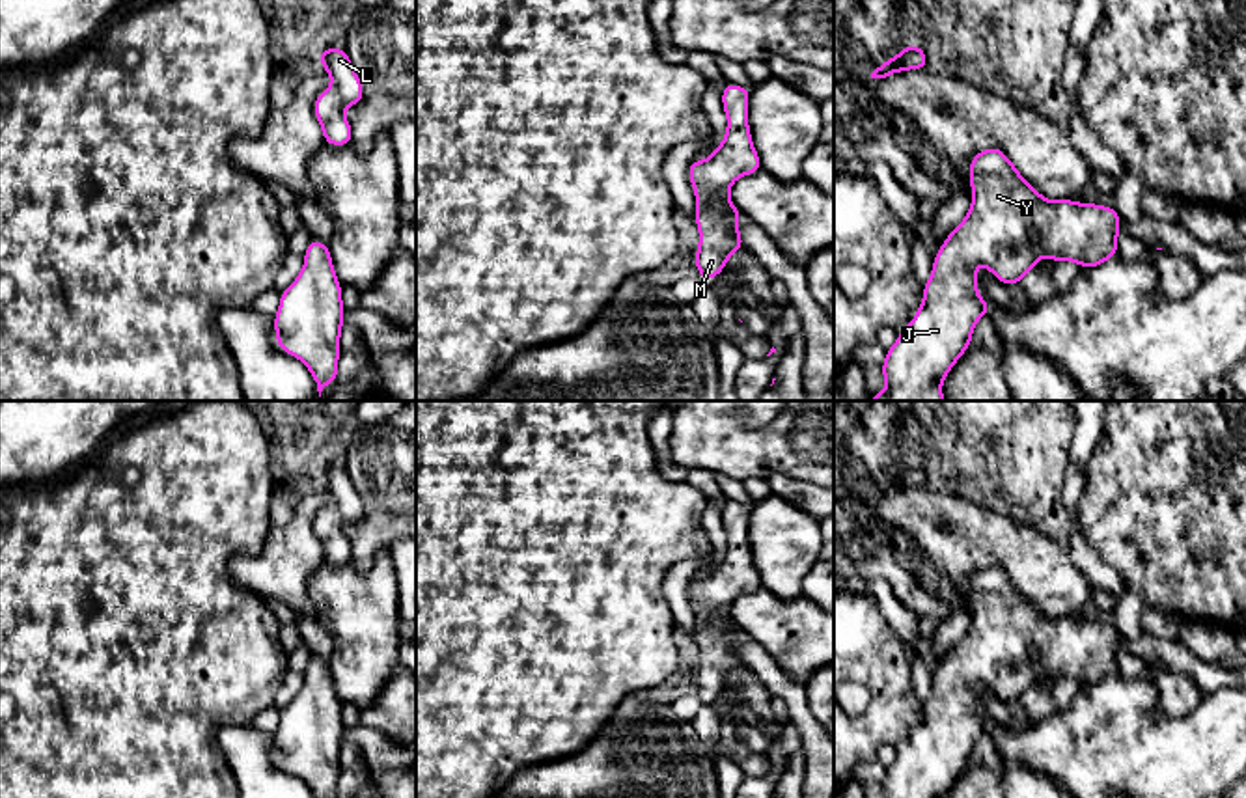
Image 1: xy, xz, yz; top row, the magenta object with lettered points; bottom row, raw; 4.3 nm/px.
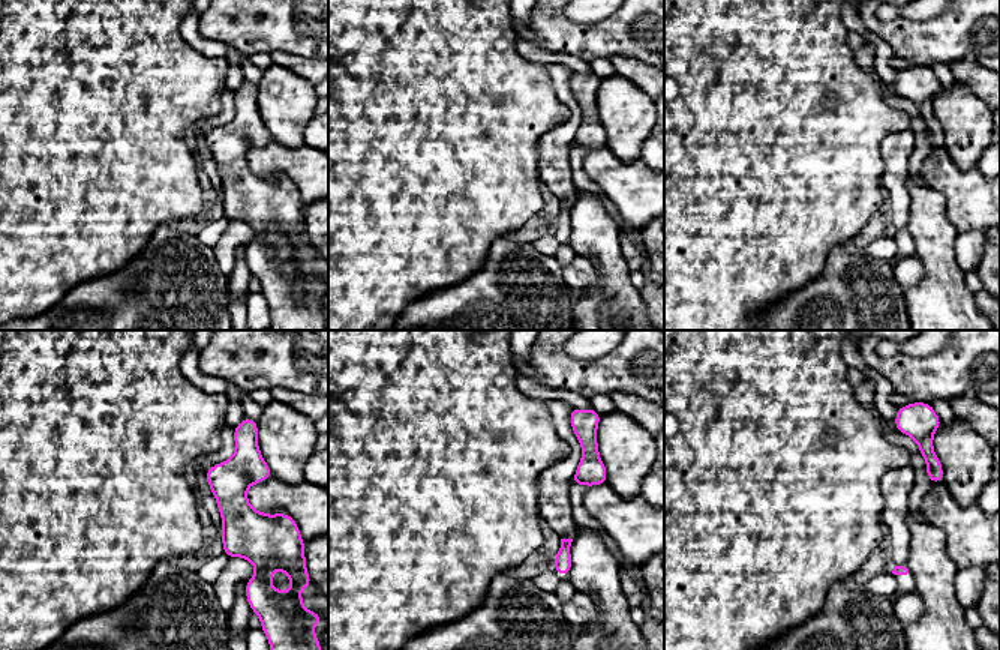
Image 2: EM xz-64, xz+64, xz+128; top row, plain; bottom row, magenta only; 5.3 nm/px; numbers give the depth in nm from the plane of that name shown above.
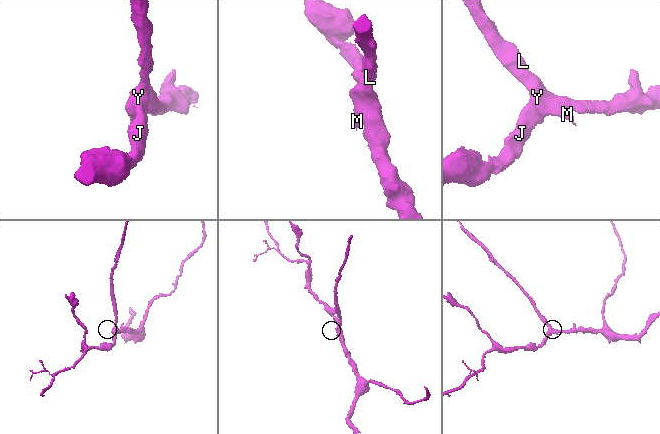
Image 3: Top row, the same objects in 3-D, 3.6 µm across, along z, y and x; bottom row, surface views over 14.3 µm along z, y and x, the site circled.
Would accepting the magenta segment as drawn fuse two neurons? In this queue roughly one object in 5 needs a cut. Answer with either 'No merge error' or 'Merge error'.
No merge error

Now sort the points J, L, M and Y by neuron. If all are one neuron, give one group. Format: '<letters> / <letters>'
J L M Y

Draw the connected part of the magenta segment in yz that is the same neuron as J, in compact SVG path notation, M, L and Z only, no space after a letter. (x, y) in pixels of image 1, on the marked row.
M1004 149L974 153L968 181L972 207L933 259L933 274L923 285L918 315L886 351L880 367L886 388L869 401L944 401L942 380L972 345L977 321L990 311L989 302L976 293L976 285L983 283L974 272L976 265L985 265L1000 283L1017 285L1039 257L1074 261L1082 268L1093 268L1117 255L1121 214L1115 209L1073 200L1046 200L1028 185Z

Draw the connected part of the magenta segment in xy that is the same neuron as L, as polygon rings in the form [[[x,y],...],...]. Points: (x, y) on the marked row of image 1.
[[[345,47],[319,48],[323,69],[330,75],[332,86],[319,93],[313,104],[315,117],[321,125],[325,144],[349,145],[353,142],[351,123],[343,110],[364,99],[364,86],[356,75]]]

